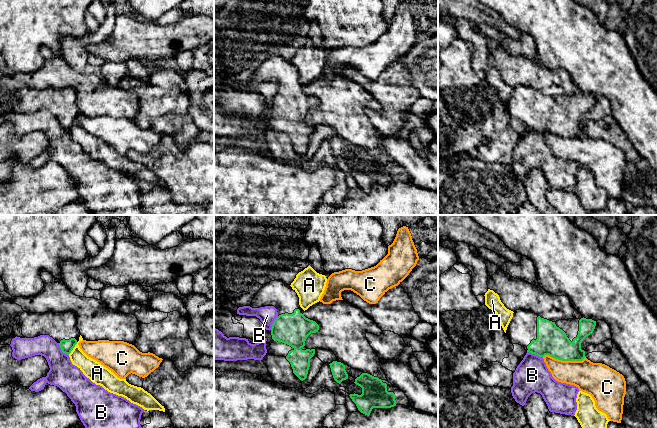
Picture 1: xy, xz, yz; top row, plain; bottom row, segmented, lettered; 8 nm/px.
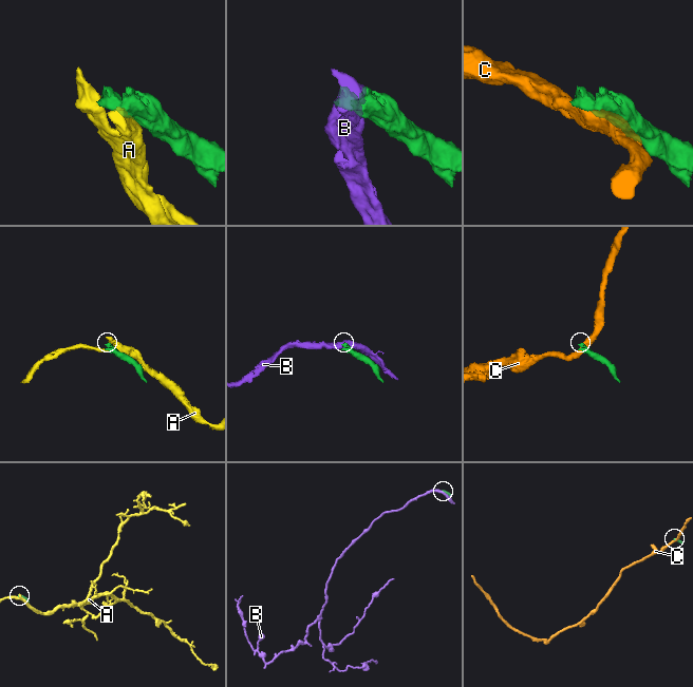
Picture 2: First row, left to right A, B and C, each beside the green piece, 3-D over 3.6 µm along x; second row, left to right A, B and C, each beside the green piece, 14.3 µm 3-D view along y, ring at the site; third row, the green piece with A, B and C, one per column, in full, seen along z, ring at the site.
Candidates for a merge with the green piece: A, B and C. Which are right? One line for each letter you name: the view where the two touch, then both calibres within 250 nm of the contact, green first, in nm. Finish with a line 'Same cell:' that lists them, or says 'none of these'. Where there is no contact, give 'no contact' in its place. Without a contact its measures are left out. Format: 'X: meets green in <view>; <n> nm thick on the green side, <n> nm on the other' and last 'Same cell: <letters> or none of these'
Same cell: none of these

